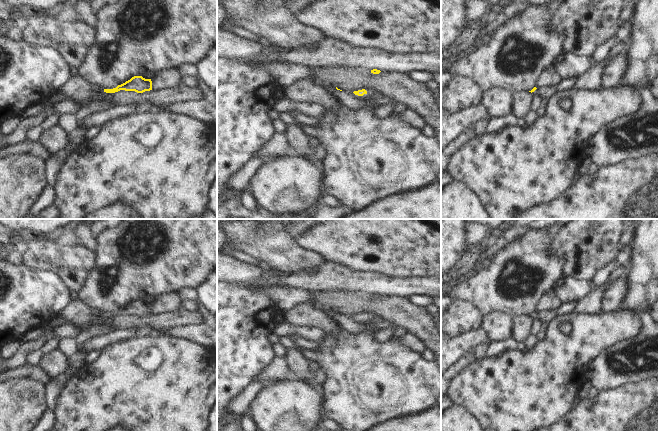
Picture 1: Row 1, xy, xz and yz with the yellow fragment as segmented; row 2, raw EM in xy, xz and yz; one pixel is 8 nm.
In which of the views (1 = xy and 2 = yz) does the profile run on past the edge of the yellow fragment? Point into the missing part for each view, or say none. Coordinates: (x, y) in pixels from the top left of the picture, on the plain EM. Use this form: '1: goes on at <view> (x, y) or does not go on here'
1: does not go on here
2: does not go on here

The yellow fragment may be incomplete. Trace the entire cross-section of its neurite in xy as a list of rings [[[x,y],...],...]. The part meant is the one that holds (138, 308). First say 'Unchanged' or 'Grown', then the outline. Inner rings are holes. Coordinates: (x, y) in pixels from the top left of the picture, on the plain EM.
Unchanged. [[[134,300],[125,307],[118,309],[113,313],[104,313],[106,317],[115,317],[120,314],[125,315],[135,315],[137,317],[143,317],[145,315],[152,314],[152,305],[151,303],[145,303],[142,300]]]

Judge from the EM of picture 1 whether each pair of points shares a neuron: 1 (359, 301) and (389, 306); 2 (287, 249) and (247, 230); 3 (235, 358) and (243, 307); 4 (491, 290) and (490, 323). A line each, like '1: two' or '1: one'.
1: one
2: one
3: one
4: two

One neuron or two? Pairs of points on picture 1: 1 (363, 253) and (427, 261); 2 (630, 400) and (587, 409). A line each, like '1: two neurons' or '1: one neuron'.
1: one neuron
2: one neuron

